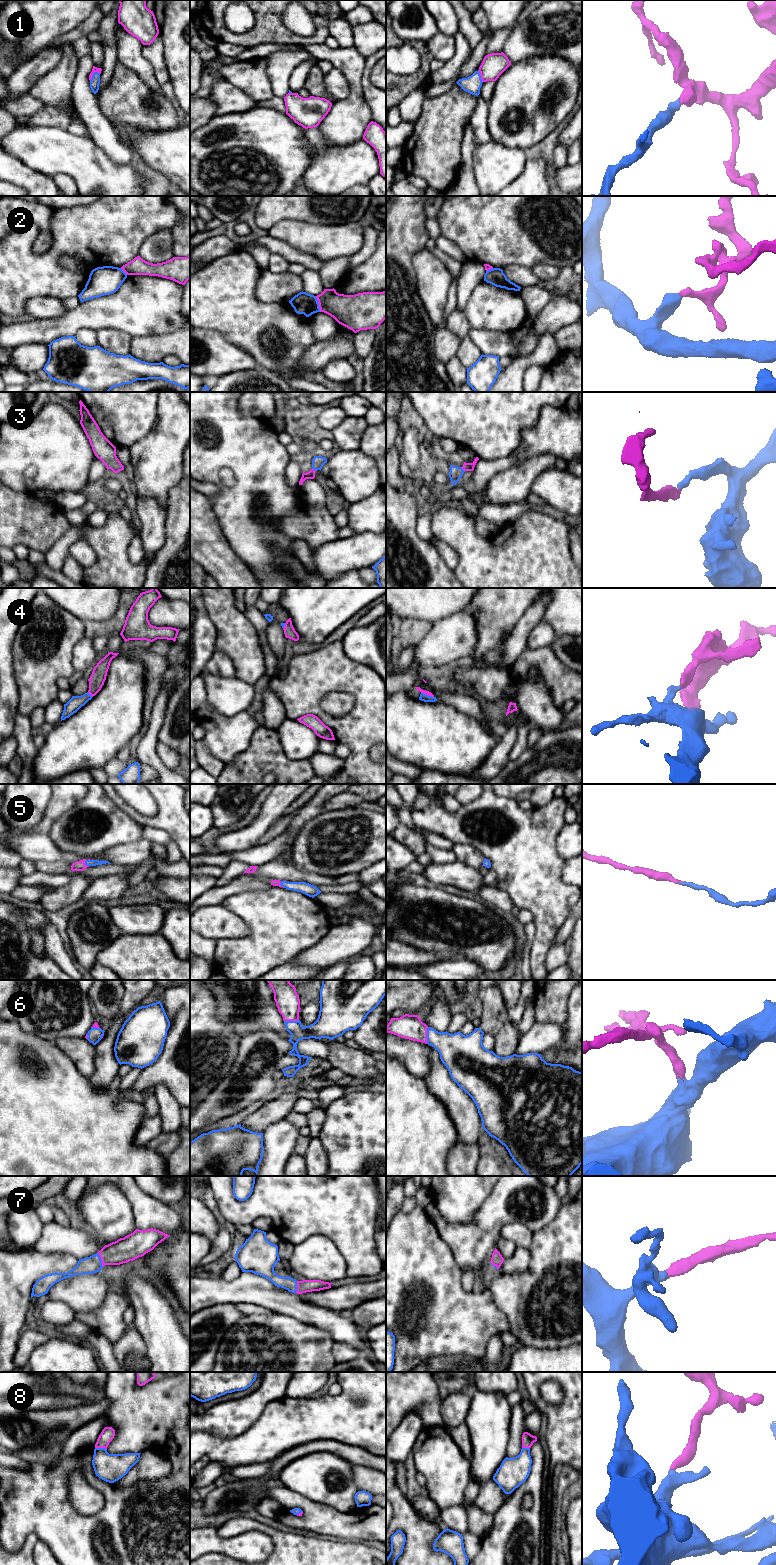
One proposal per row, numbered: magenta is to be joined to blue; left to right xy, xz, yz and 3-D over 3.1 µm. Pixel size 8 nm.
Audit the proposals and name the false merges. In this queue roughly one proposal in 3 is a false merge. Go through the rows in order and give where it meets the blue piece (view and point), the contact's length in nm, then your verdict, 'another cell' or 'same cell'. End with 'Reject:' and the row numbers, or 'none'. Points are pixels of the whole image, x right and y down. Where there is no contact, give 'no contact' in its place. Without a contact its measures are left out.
1: contact xy (93, 74); length 110 nm; same cell
2: contact xz (318, 304); length 130 nm; another cell
3: contact yz (462, 469); length 50 nm; same cell
4: contact yz (427, 695); length 110 nm; same cell
5: contact xy (85, 863); length 60 nm; same cell
6: contact yz (427, 1035); length 140 nm; same cell
7: contact xy (101, 1260); length 120 nm; same cell
8: contact xy (101, 1448); length 100 nm; same cell
Reject: 2

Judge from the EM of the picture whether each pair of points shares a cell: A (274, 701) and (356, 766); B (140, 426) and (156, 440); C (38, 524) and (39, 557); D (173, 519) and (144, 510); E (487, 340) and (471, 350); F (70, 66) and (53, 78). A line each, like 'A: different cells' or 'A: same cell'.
A: different cells
B: different cells
C: different cells
D: different cells
E: different cells
F: same cell

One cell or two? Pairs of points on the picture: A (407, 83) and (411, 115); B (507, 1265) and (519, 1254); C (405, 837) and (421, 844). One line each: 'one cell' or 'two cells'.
A: two cells
B: one cell
C: one cell

